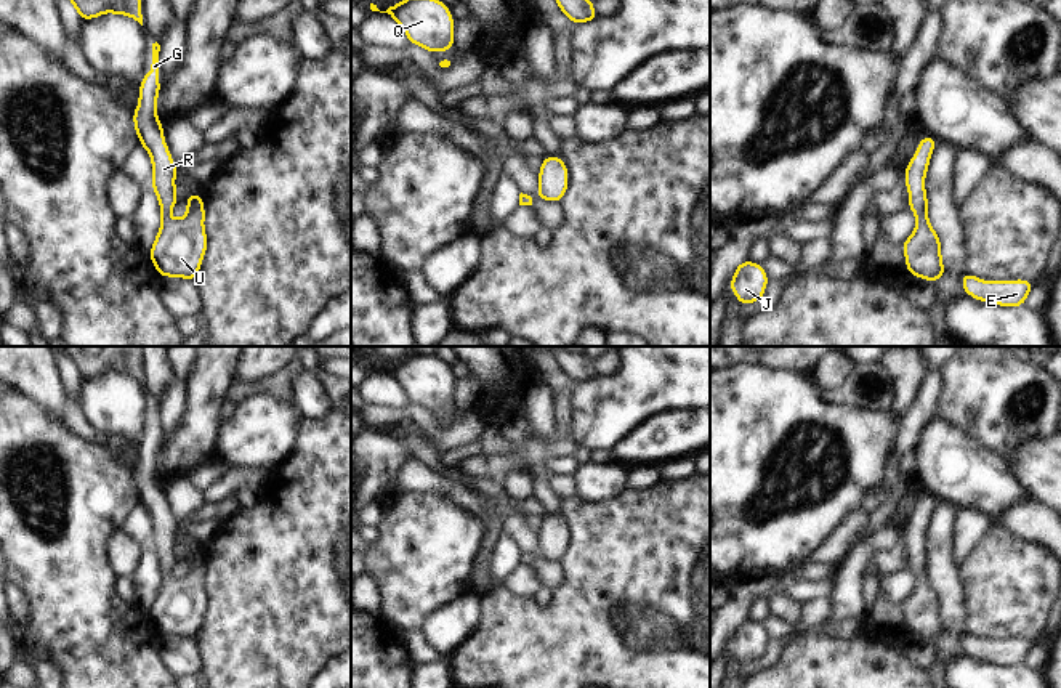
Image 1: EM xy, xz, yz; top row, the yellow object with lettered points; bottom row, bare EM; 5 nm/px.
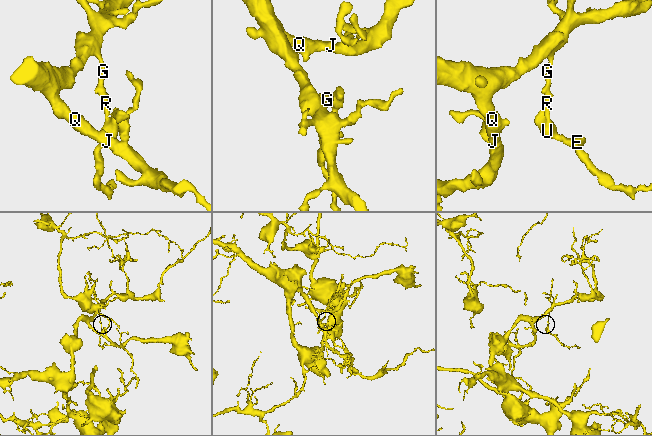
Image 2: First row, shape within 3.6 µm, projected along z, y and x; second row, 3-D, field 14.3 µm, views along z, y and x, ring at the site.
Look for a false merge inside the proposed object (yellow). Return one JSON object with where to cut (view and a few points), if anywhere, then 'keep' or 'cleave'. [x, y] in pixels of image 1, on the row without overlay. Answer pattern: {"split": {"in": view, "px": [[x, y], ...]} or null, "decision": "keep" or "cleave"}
{"split": null, "decision": "keep"}

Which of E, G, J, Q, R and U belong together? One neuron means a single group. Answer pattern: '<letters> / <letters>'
E G J Q R U

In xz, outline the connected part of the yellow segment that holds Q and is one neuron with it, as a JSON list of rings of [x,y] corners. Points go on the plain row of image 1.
[[[409,354],[405,359],[389,366],[386,370],[401,383],[412,404],[430,412],[441,409],[454,411],[454,382],[449,364],[434,356]]]

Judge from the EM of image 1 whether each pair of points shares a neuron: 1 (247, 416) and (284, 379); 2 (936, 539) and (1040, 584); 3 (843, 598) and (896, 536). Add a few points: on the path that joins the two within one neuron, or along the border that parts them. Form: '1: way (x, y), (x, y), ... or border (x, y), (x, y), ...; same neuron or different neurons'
1: border (292, 403), (268, 393), (252, 393), (236, 404); different neurons
2: border (959, 568), (968, 605); different neurons
3: way (848, 581), (851, 570), (879, 542); same neuron

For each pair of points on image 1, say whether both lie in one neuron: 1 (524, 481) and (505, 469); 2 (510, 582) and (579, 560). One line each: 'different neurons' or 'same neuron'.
1: different neurons
2: different neurons

